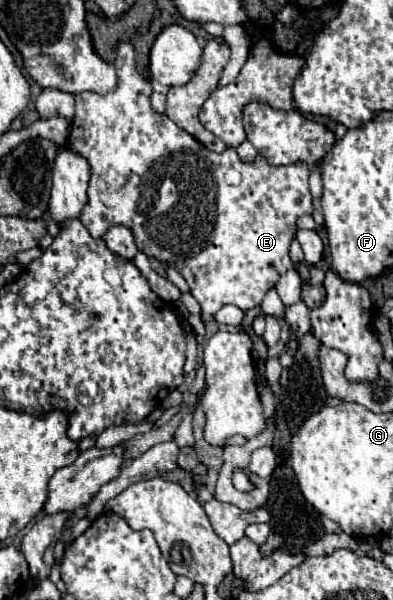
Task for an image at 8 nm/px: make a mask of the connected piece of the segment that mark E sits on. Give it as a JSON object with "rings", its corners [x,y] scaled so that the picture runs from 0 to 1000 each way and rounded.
{"rings":[[[333,72],[303,75],[293,115],[303,142],[288,155],[201,155],[191,162],[196,185],[181,205],[176,248],[216,262],[232,278],[226,335],[206,355],[206,372],[242,398],[257,398],[288,375],[333,382],[354,418],[374,428],[394,428],[415,445],[440,445],[471,462],[486,492],[517,515],[517,535],[537,535],[542,525],[583,505],[618,518],[664,508],[664,498],[710,462],[756,445],[735,428],[735,408],[751,398],[756,365],[796,355],[781,272],[761,268],[700,278],[664,258],[623,272],[603,262],[598,248],[573,248],[567,255],[527,252],[517,242],[501,248],[496,228],[455,215],[425,192],[389,185],[379,172],[389,148],[344,115]]]}

